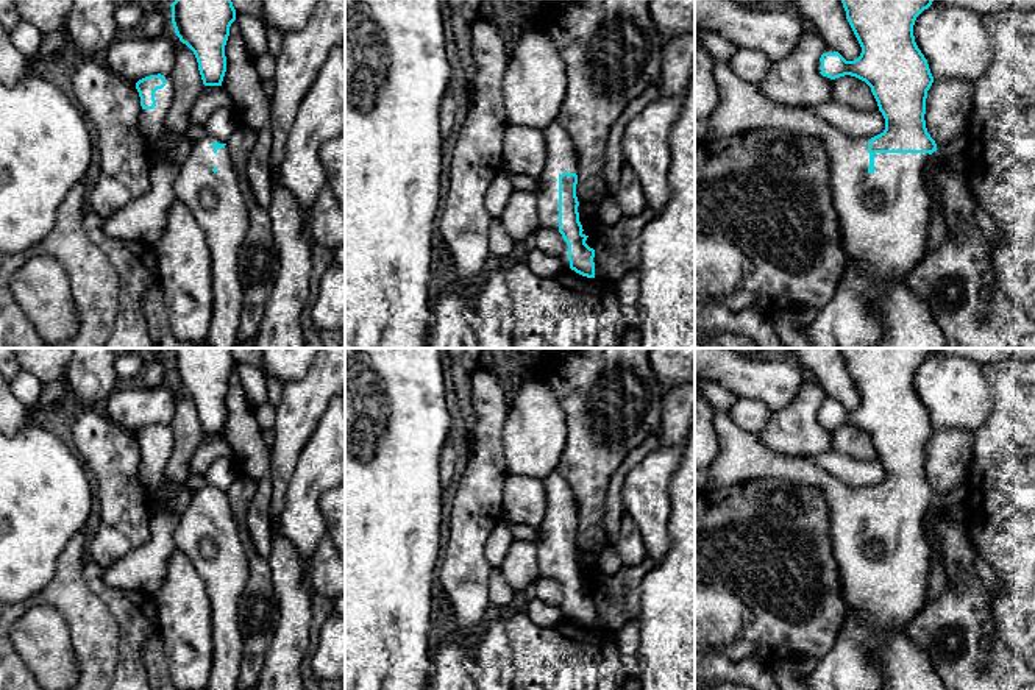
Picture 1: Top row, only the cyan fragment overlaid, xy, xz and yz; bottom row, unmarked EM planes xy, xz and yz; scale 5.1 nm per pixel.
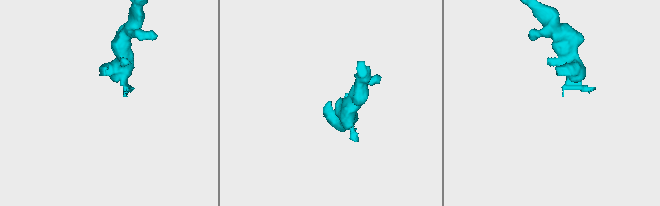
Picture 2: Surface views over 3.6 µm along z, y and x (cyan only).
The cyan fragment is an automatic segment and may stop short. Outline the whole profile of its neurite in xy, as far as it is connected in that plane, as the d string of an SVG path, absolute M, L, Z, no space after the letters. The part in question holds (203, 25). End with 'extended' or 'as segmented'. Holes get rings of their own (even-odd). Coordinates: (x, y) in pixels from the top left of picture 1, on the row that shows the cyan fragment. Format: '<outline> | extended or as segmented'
M175 0L172 23L176 36L195 55L205 86L222 86L226 72L225 45L236 20L231 0Z | as segmented

